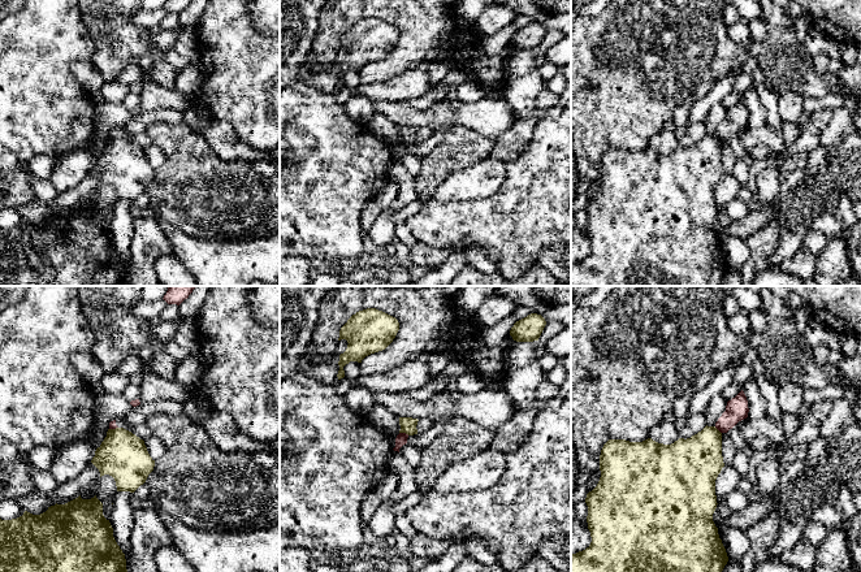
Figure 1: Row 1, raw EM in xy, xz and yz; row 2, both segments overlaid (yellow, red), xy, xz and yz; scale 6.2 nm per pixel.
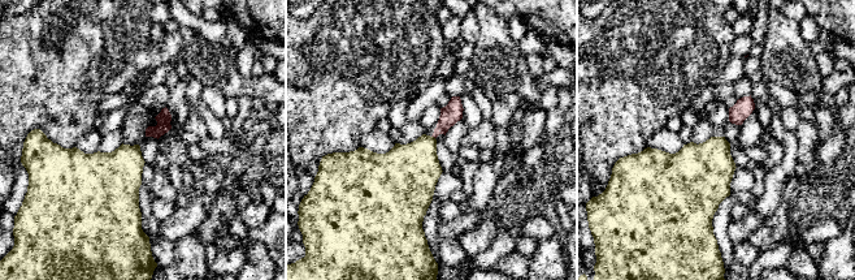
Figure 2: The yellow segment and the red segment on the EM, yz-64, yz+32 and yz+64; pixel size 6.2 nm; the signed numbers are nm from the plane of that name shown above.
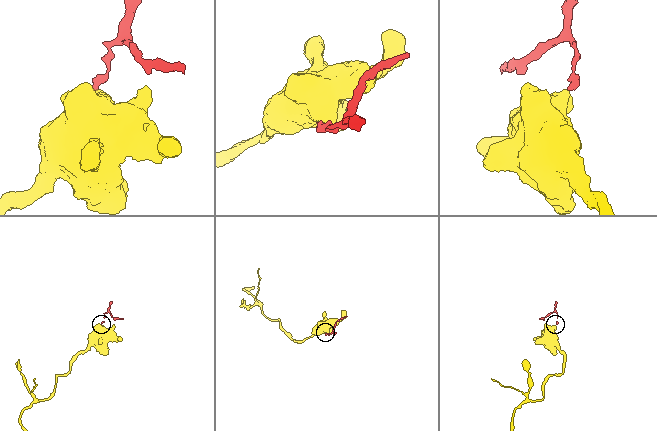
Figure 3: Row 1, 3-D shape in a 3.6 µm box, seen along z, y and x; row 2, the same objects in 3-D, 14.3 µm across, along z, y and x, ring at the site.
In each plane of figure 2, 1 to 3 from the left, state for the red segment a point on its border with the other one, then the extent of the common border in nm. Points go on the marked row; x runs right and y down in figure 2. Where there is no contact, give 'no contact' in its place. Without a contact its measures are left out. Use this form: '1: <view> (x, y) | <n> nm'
1: no contact
2: yz+32 (433, 137) | 30 nm
3: no contact

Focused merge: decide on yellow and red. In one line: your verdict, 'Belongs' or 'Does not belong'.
Does not belong

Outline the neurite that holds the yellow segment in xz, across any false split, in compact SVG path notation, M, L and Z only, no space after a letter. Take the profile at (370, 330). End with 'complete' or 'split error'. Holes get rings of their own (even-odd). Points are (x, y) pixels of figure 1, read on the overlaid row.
M367 308L352 315L339 330L338 341L346 339L349 344L339 355L338 380L345 377L346 364L362 363L365 356L385 350L398 330L398 320L376 308Z | complete

